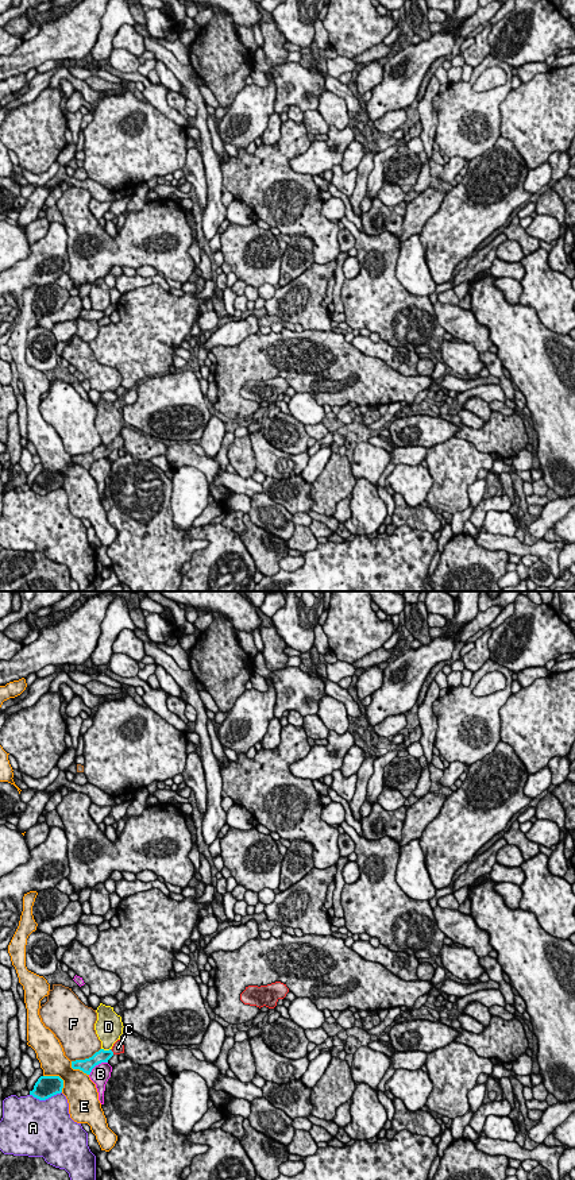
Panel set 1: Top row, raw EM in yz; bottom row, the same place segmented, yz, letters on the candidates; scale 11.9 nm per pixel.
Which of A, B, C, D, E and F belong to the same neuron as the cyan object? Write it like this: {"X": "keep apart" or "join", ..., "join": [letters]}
{"A": "keep apart", "B": "keep apart", "C": "join", "D": "keep apart", "E": "keep apart", "F": "keep apart", "join": ["C"]}

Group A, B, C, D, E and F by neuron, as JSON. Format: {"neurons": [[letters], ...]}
{"neurons": [["A"], ["B"], ["C"], ["D"], ["E"], ["F"]]}

